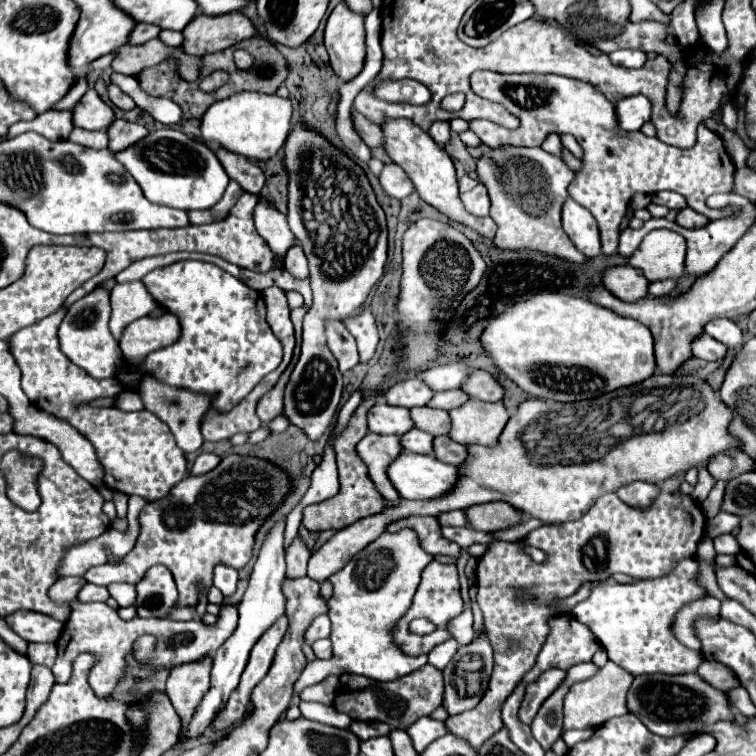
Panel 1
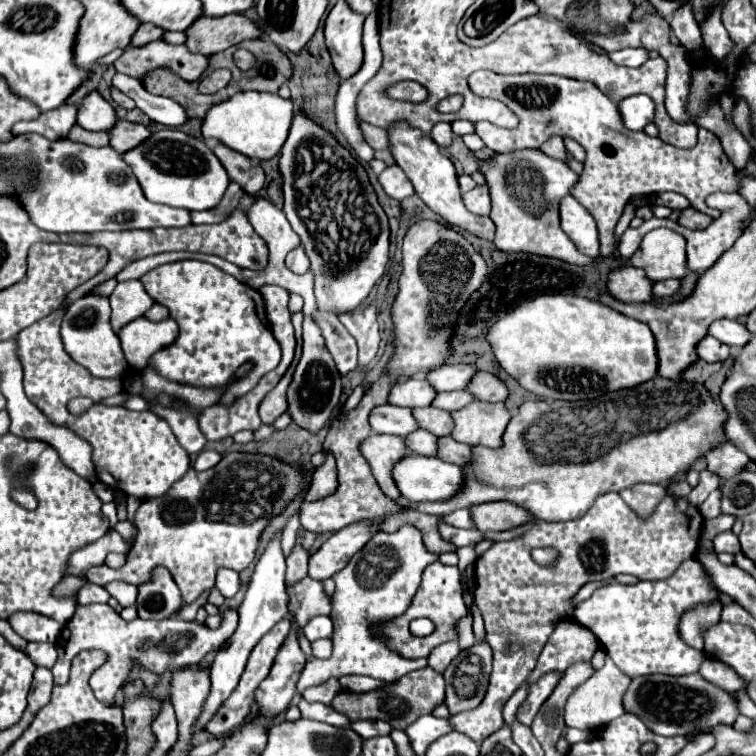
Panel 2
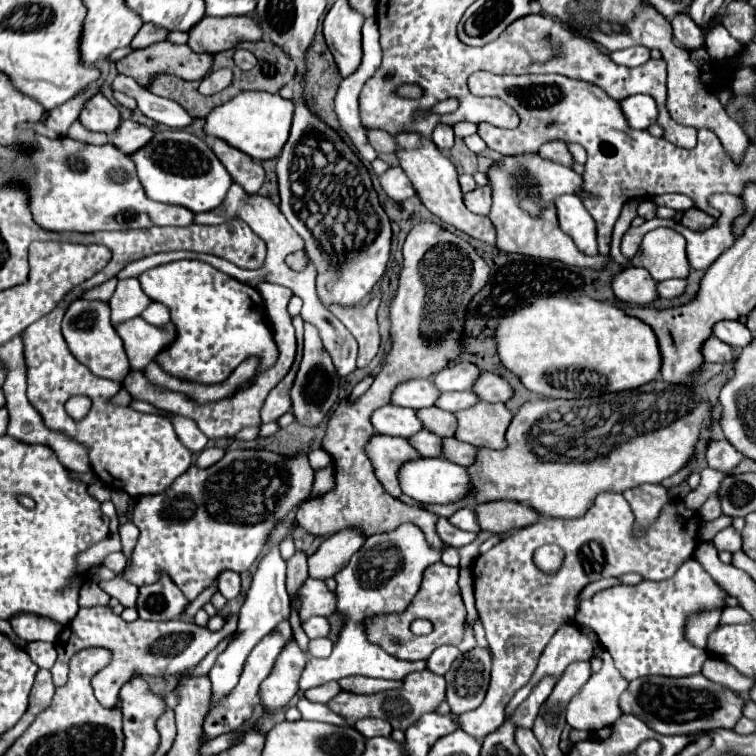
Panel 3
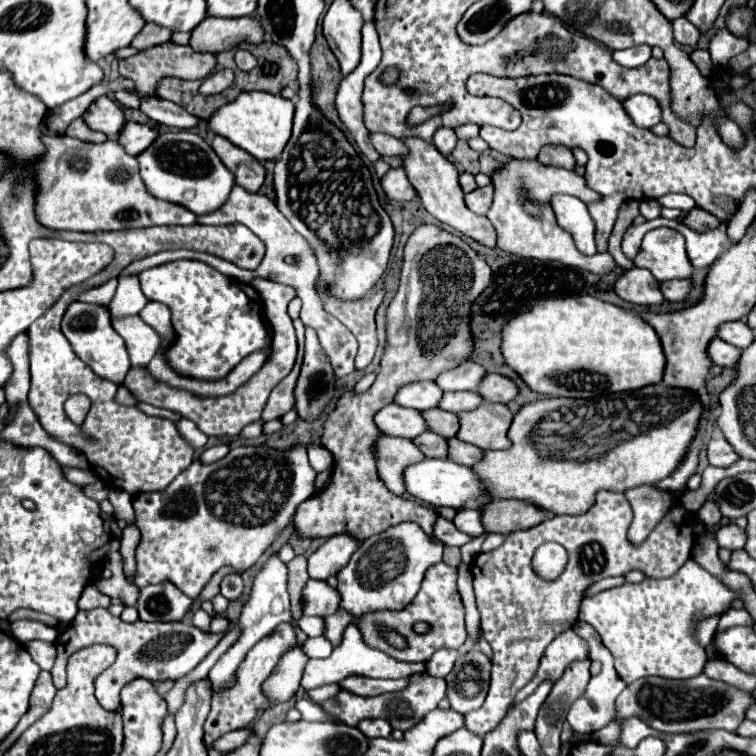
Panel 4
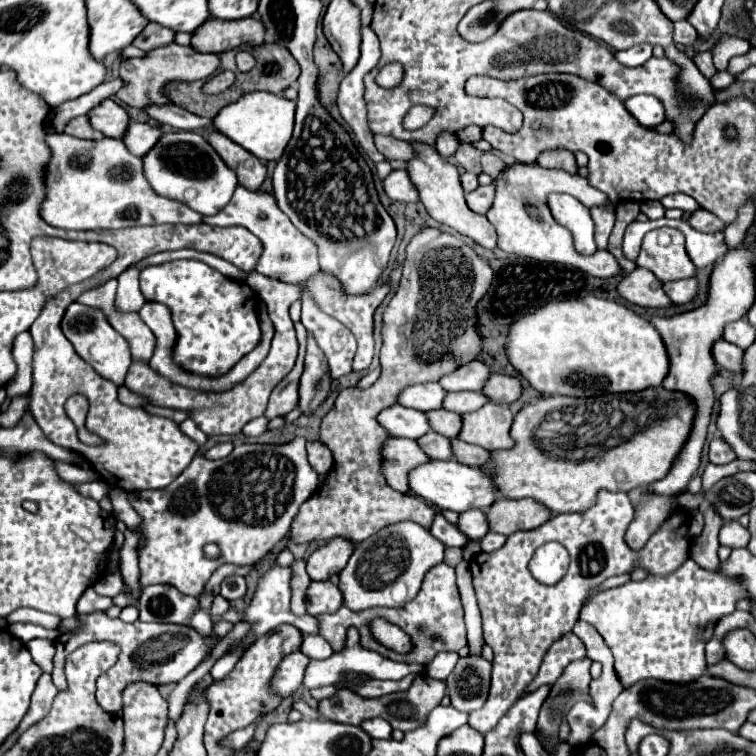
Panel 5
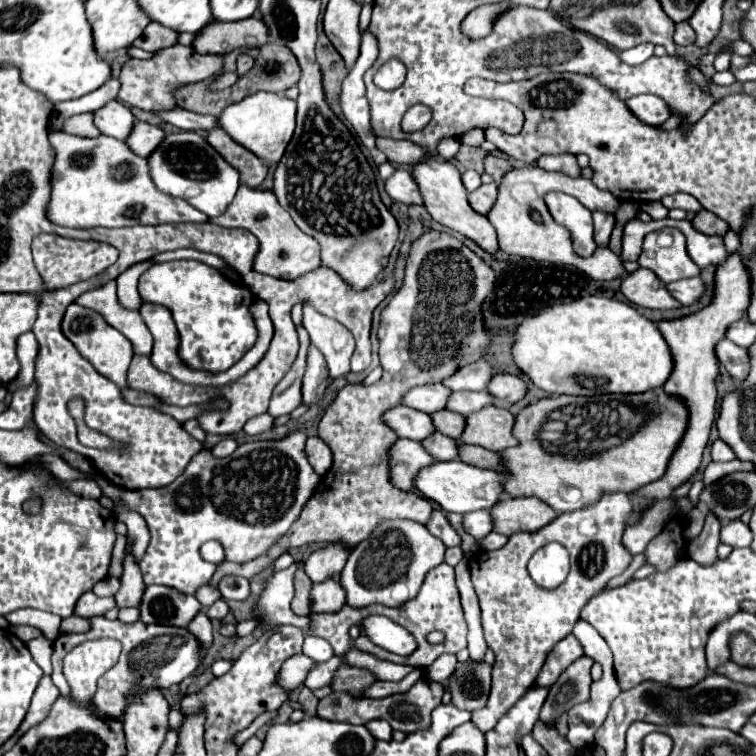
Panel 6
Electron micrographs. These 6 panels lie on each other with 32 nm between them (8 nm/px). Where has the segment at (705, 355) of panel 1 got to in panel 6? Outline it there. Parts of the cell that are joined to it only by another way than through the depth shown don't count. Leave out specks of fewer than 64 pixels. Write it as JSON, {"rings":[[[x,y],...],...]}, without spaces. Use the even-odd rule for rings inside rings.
{"rings":[[[720,340],[716,344],[716,358],[720,362],[720,366],[724,366],[730,376],[734,376],[734,380],[742,382],[748,374],[748,350],[746,348],[738,348],[734,342],[730,340]]]}

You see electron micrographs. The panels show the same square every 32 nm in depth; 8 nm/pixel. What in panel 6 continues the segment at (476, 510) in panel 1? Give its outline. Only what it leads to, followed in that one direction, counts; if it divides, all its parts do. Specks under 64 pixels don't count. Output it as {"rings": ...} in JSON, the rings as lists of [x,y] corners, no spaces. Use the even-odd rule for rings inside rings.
{"rings":[[[504,498],[504,502],[500,502],[500,506],[492,506],[490,514],[492,514],[494,532],[500,532],[504,536],[510,536],[514,532],[540,530],[542,526],[546,526],[548,522],[552,522],[556,518],[556,512],[550,506],[546,506],[544,502],[540,502],[538,498]]]}

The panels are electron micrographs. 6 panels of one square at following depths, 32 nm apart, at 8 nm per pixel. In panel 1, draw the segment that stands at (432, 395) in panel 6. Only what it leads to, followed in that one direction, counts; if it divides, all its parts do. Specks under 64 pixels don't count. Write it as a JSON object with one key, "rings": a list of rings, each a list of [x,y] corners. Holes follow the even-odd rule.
{"rings":[[[408,378],[402,382],[396,382],[384,392],[384,402],[390,406],[424,406],[432,398],[432,390],[420,380],[420,378]]]}

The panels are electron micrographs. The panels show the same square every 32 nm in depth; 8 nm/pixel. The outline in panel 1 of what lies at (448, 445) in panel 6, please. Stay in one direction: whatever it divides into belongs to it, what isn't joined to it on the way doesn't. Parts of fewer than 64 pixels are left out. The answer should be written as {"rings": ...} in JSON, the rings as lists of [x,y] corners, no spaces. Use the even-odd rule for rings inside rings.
{"rings":[[[412,428],[408,434],[402,434],[400,436],[400,444],[408,452],[432,454],[432,436],[428,432],[418,430],[418,428]]]}

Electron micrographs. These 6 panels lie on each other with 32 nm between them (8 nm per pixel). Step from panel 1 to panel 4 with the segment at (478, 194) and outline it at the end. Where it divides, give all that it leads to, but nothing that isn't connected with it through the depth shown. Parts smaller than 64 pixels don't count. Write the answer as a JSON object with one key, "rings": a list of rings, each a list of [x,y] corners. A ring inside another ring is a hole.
{"rings":[[[492,184],[468,192],[468,194],[464,196],[466,206],[468,206],[472,212],[476,212],[476,214],[486,214],[486,212],[490,210],[490,204],[492,204],[492,192],[494,192]]]}

